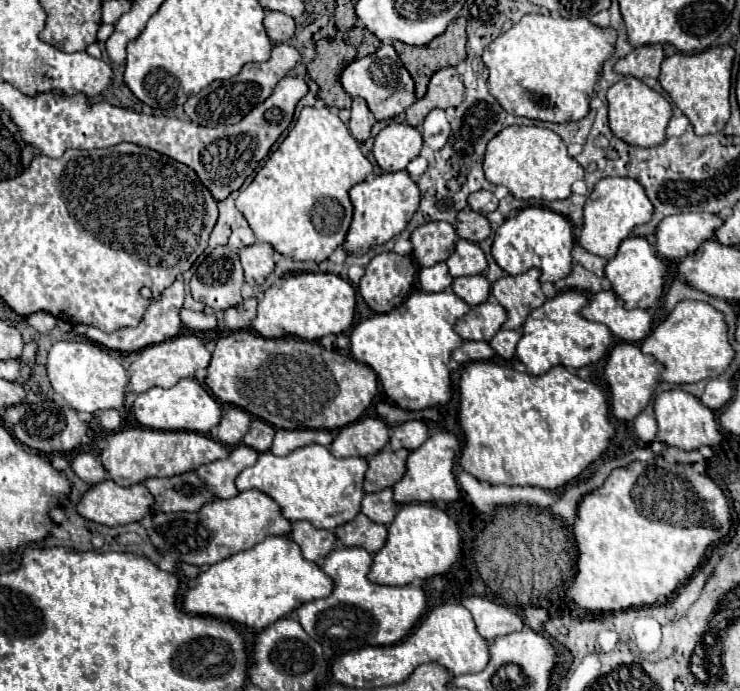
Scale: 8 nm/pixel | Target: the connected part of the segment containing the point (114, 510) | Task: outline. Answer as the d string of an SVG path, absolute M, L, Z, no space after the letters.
M111 478L91 486L85 496L81 498L81 502L77 504L77 512L87 518L93 520L97 524L105 524L105 526L123 526L123 524L131 524L131 522L139 522L147 516L153 516L153 504L155 498L153 494L147 490L145 484L135 484L129 488L117 486Z

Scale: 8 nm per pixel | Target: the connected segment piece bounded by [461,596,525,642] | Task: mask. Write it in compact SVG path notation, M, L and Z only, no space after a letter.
M471 596L471 598L463 598L461 602L473 614L479 634L489 642L499 636L507 636L511 632L519 632L525 628L525 622L515 612L487 598Z

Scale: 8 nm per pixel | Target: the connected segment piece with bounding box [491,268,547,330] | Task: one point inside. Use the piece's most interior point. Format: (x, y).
(519, 295)

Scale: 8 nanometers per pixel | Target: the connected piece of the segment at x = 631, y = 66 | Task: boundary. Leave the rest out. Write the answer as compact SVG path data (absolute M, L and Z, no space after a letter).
M639 46L615 64L615 72L635 78L657 78L665 58L663 46Z

